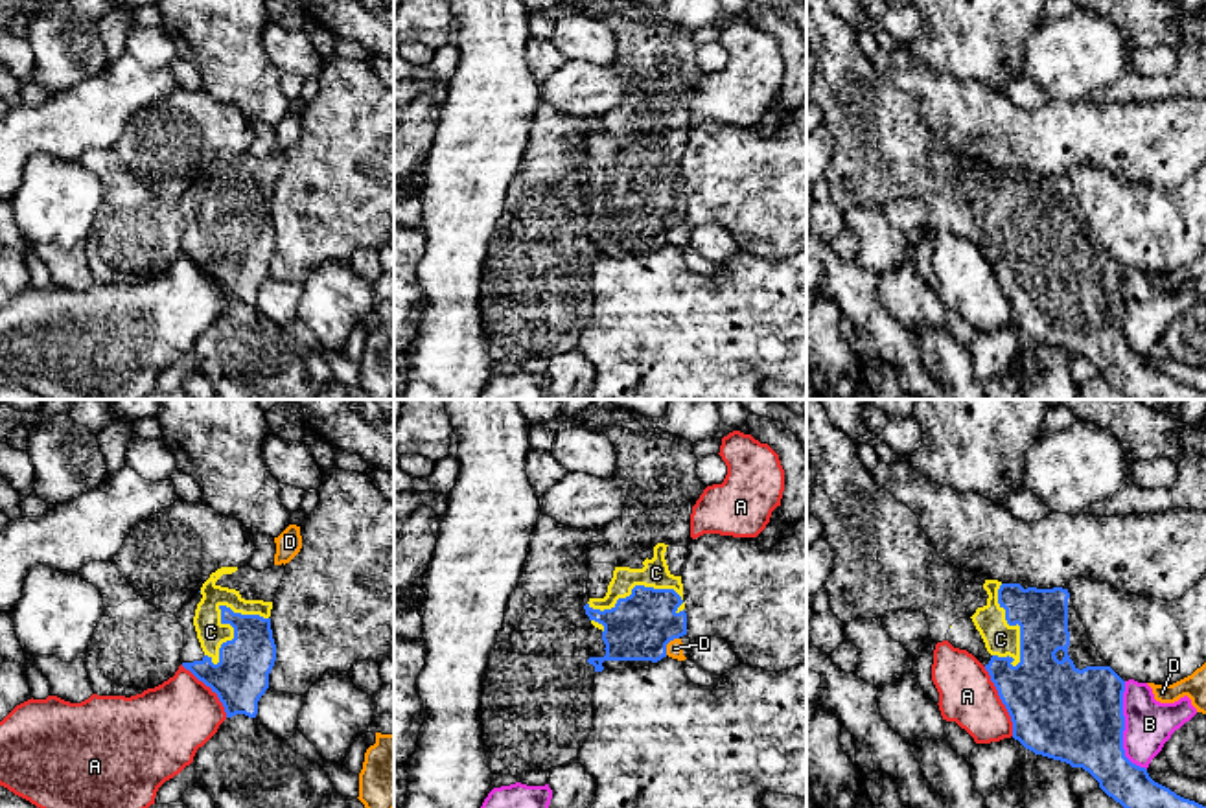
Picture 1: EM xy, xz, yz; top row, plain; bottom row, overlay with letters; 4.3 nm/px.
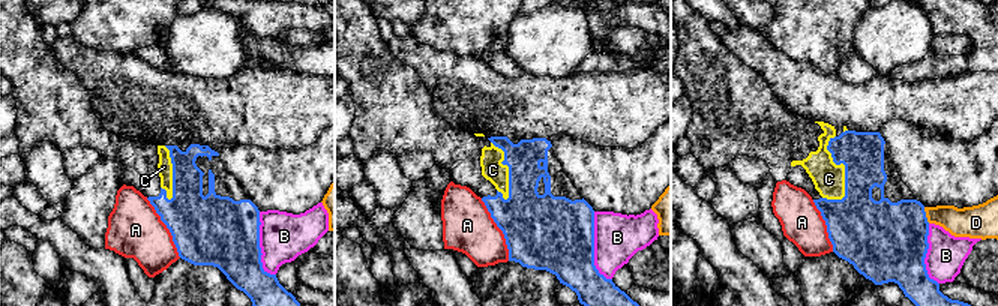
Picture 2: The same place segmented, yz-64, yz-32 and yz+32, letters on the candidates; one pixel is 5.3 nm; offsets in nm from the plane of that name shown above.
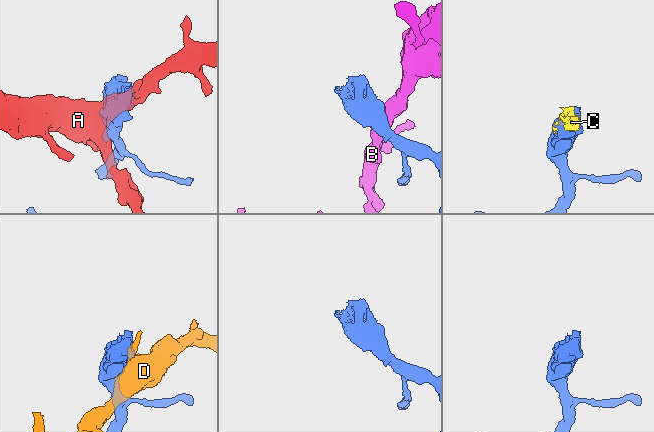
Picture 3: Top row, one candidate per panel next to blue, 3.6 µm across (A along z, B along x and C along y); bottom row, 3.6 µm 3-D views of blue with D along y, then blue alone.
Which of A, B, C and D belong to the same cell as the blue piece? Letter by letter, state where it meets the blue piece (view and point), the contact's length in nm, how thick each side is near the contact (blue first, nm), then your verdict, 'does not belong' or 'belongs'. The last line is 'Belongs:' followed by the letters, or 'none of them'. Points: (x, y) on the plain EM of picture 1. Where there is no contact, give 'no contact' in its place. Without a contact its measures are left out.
A: contact yz (1002, 289); length 340 nm; calibres 420 and 260 nm; does not belong
B: contact yz (1124, 317); length 400 nm; calibres 420 and 220 nm; does not belong
C: contact xy (221, 208); length 320 nm; calibres 240 and 120 nm; belongs
D: contact xz (667, 230); length 100 nm; calibres 280 and 80 nm; does not belong
Belongs: C

